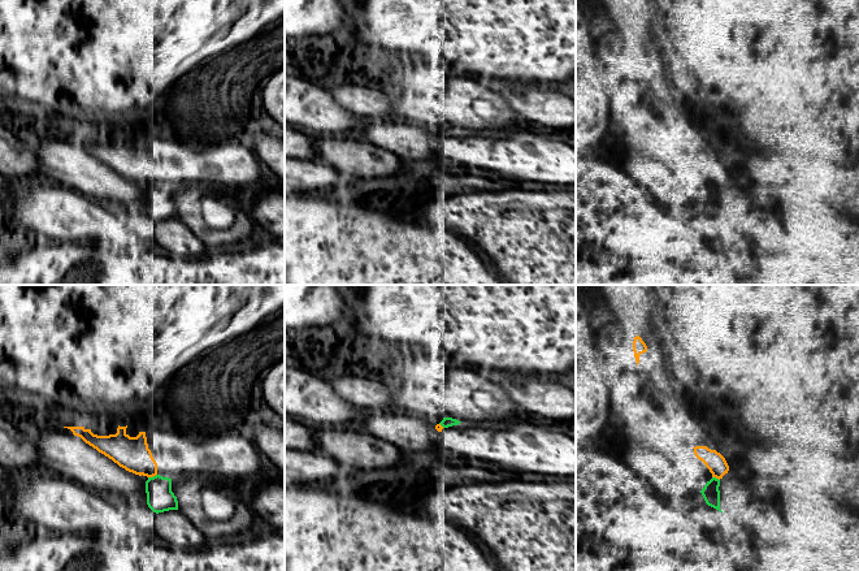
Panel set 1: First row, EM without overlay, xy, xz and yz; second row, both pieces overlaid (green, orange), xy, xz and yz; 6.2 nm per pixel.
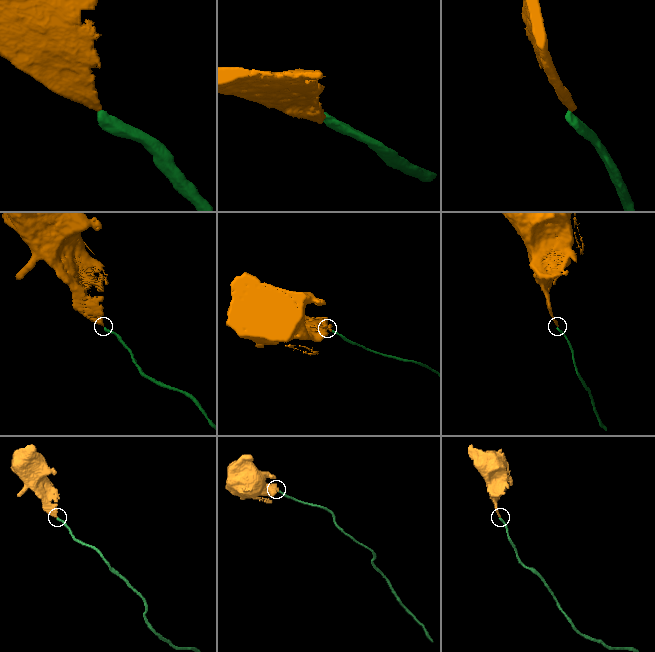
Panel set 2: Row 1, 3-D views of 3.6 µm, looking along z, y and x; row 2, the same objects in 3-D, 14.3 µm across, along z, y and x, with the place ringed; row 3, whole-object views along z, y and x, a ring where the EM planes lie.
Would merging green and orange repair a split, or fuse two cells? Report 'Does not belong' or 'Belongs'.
Does not belong

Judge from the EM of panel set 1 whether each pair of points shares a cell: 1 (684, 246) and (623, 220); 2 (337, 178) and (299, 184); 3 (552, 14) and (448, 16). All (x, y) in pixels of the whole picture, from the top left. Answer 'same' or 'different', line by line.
1: same
2: same
3: same

